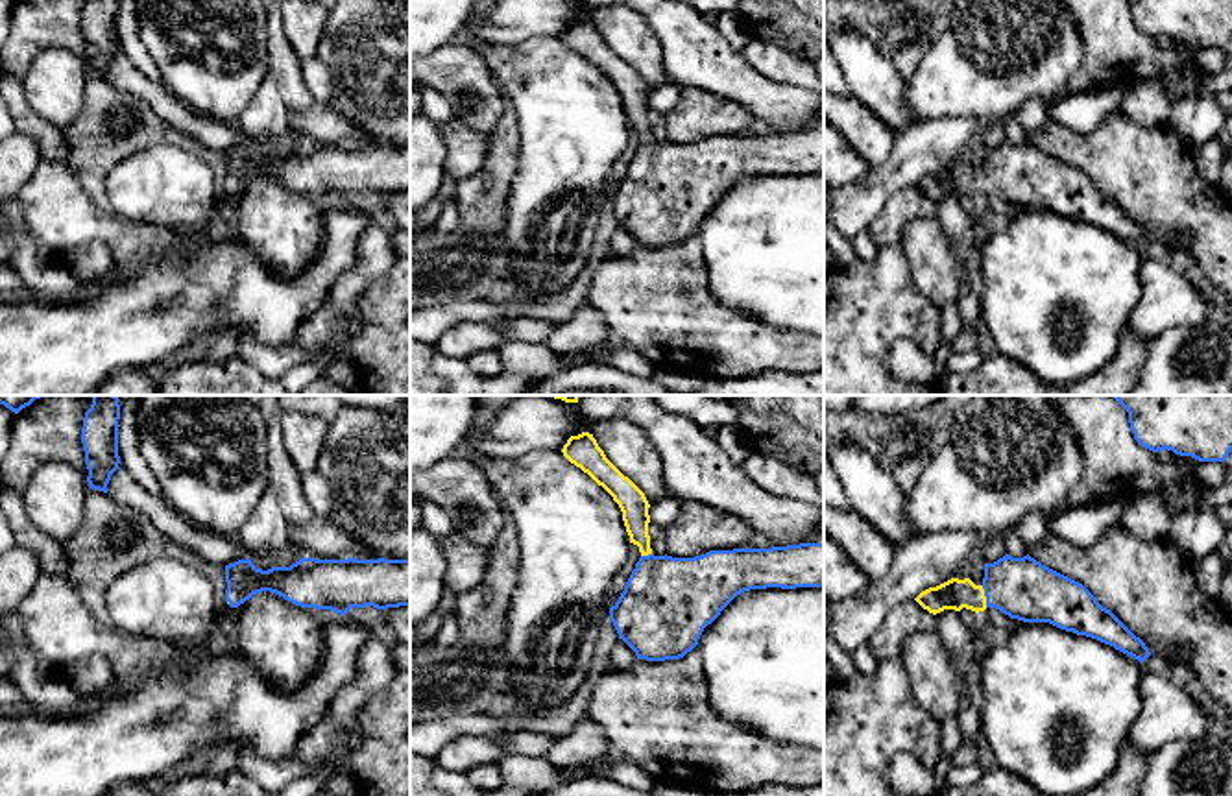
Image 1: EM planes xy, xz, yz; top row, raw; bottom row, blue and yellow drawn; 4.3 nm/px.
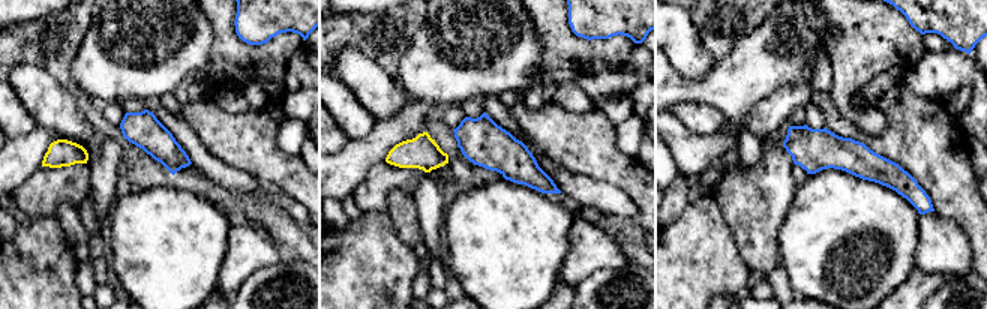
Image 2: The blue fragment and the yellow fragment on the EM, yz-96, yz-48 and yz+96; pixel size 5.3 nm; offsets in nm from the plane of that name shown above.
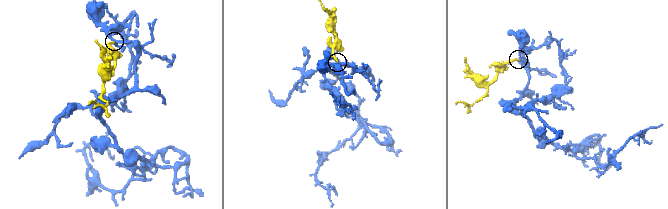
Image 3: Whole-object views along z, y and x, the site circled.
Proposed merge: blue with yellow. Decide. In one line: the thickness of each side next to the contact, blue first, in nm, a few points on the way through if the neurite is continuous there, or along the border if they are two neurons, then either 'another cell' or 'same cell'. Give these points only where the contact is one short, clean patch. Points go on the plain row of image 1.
280 nm thick on the blue side, 130 nm on the other; runs through yz (1022, 174), (1002, 174), (987, 183), (955, 180); same cell

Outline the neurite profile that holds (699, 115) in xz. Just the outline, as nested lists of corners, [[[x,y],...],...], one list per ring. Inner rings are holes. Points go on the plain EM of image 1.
[[[680,87],[680,102],[665,113],[667,142],[695,144],[709,137],[746,135],[754,115],[741,103],[696,87]]]

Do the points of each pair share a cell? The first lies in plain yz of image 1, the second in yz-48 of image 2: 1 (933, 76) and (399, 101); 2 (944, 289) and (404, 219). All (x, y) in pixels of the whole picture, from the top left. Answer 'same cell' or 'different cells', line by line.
1: different cells
2: same cell

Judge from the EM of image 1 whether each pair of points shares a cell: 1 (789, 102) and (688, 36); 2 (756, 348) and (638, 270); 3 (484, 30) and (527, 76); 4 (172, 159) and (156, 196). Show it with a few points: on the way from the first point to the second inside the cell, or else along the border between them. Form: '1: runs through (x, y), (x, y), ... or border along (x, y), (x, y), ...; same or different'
1: runs through (763, 98), (713, 61); same
2: runs through (726, 342), (706, 338), (667, 300); same
3: border along (555, 36), (532, 36), (512, 47); different
4: runs through (172, 168), (172, 178), (163, 187); same

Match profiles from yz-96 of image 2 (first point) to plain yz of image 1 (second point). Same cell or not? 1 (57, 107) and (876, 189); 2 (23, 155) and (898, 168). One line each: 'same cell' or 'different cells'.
1: different cells
2: same cell

